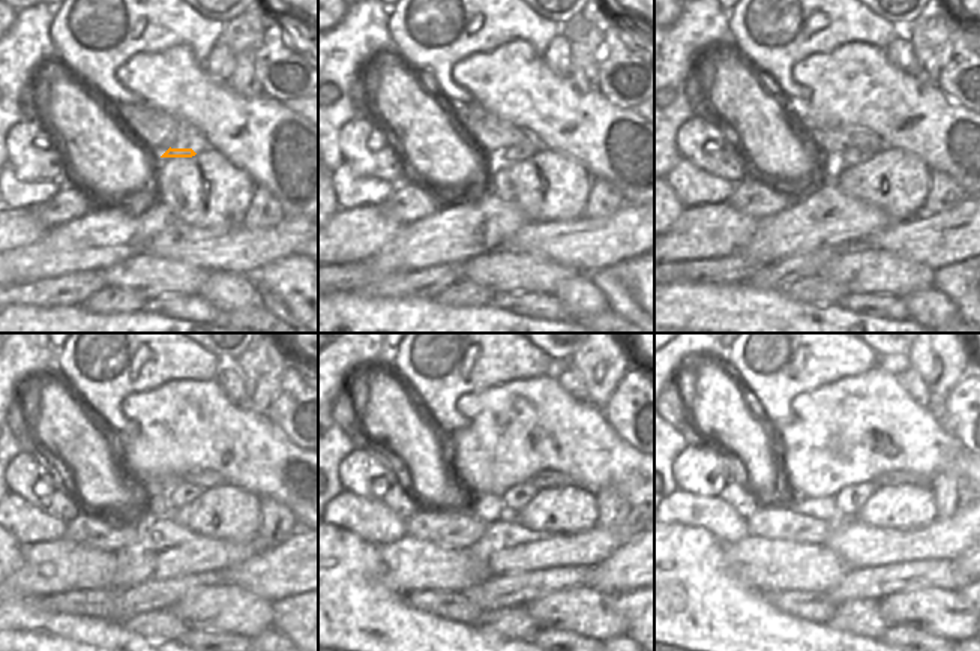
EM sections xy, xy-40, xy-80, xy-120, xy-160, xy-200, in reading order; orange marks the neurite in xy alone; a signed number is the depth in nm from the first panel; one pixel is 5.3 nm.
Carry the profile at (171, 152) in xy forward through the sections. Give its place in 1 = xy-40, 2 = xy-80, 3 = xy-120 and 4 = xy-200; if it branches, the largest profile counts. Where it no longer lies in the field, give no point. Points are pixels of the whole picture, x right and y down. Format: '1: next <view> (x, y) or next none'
1: next xy-40 (511, 155)
2: next xy-80 (851, 156)
3: next xy-120 (180, 495)
4: next xy-200 (850, 500)

